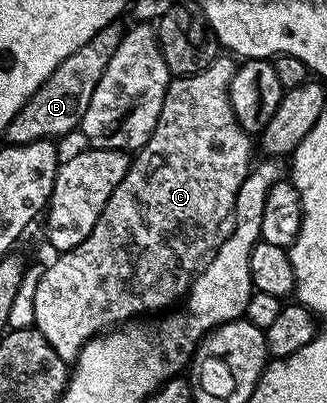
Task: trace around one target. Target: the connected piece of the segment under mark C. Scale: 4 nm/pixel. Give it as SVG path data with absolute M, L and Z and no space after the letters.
M220 55L215 58L213 63L209 63L209 67L205 67L201 71L197 71L196 73L188 73L186 75L179 75L172 80L171 84L167 87L167 94L165 95L165 99L163 100L163 106L161 107L161 115L157 119L157 127L153 127L153 131L149 135L149 139L143 144L143 148L138 150L134 154L133 160L131 162L131 170L127 172L125 175L125 179L121 179L121 183L117 183L117 187L113 191L113 195L109 195L109 203L105 203L105 211L101 211L101 215L97 219L97 223L93 227L93 231L89 231L89 235L83 242L80 243L77 247L73 247L69 251L65 251L64 253L59 253L56 256L56 261L49 264L44 268L43 274L41 275L41 283L37 283L37 295L35 297L35 304L33 315L35 316L35 324L34 328L39 329L41 335L45 337L52 345L53 349L57 351L57 355L61 357L65 362L73 363L79 357L79 352L85 347L85 343L91 340L92 337L98 337L104 331L110 330L112 327L118 326L120 323L126 322L128 319L135 319L138 313L151 313L154 309L163 309L166 310L168 307L166 305L171 305L175 300L186 298L187 290L190 289L192 280L197 272L197 270L204 264L205 258L218 246L221 237L219 233L219 224L222 223L223 220L230 218L235 211L235 200L237 199L237 191L241 191L241 183L245 183L245 179L247 178L248 173L251 172L253 168L253 160L251 161L251 141L252 138L247 134L244 129L241 127L241 123L237 123L237 115L233 115L233 107L229 103L229 83L233 79L233 75L235 74L235 70L237 68L237 61L234 56L231 55Z

